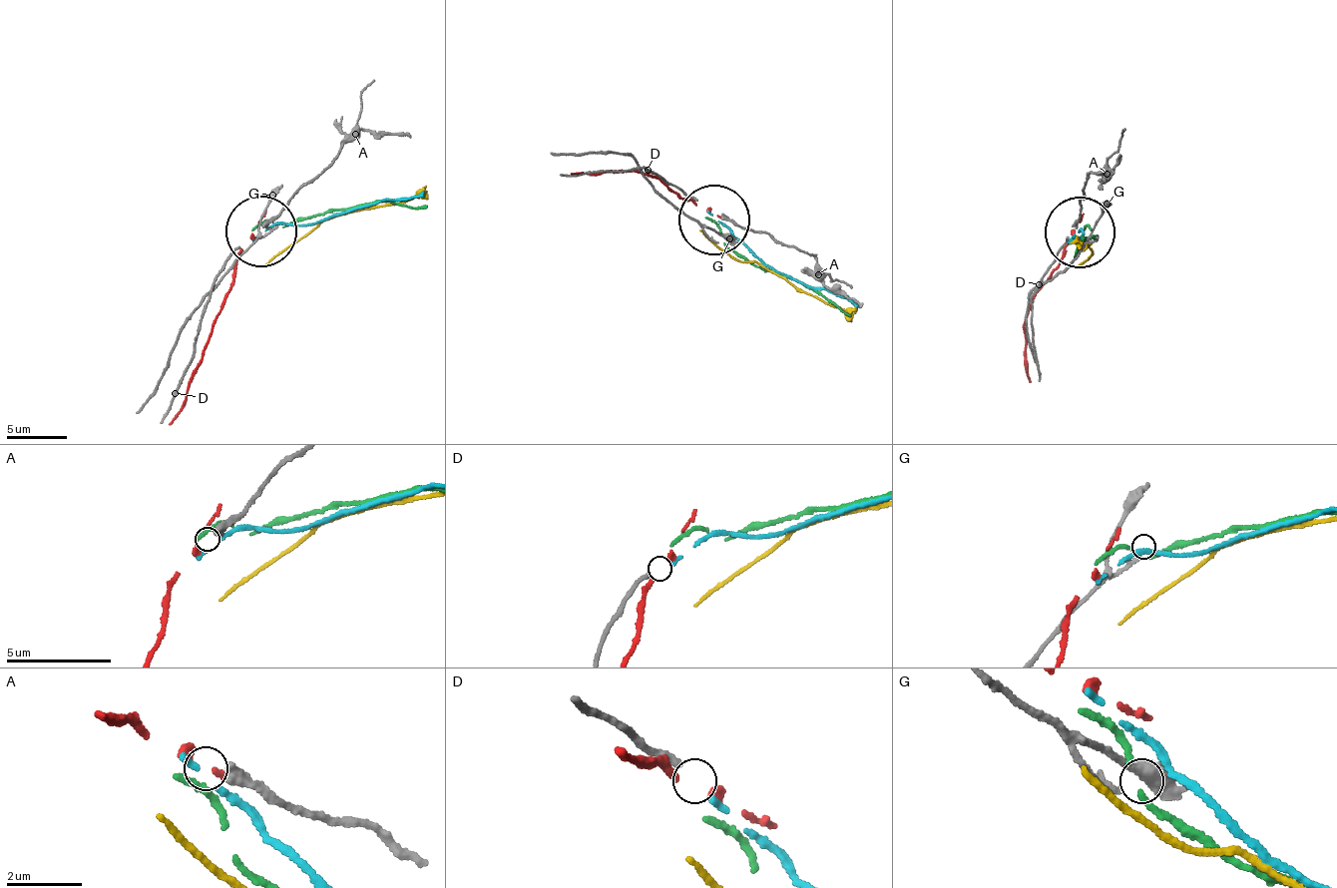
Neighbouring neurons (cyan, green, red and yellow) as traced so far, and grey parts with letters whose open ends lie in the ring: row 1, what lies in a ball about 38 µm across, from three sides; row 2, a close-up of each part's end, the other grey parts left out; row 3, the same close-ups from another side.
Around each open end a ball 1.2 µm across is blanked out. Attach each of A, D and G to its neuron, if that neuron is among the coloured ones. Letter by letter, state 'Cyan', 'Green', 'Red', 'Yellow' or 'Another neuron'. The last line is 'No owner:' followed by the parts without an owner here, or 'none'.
A: Red
D: Cyan
G: Another neuron
No owner: G

